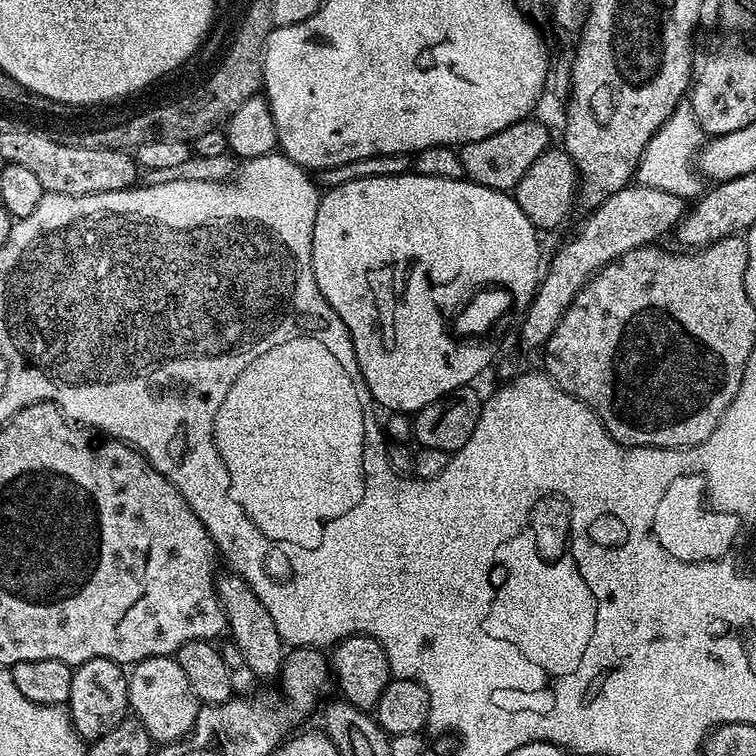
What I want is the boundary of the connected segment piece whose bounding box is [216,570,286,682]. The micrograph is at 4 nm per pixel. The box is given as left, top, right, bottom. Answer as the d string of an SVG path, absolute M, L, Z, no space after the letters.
M228 570L221 571L216 577L216 596L220 600L228 623L227 635L237 644L243 660L247 661L247 665L253 670L257 681L275 681L280 671L284 669L286 645L278 634L278 626L274 626L274 618L270 618L270 610L262 606L258 594L254 594L254 590L244 577Z

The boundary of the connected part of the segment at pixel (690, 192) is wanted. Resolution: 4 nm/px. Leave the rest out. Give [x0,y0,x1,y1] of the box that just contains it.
[635,102,706,198]

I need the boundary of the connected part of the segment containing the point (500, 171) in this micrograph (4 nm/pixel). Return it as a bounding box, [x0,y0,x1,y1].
[459,118,550,193]

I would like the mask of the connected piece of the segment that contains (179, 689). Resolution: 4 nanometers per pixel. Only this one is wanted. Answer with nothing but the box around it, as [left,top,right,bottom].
[128,656,201,745]

